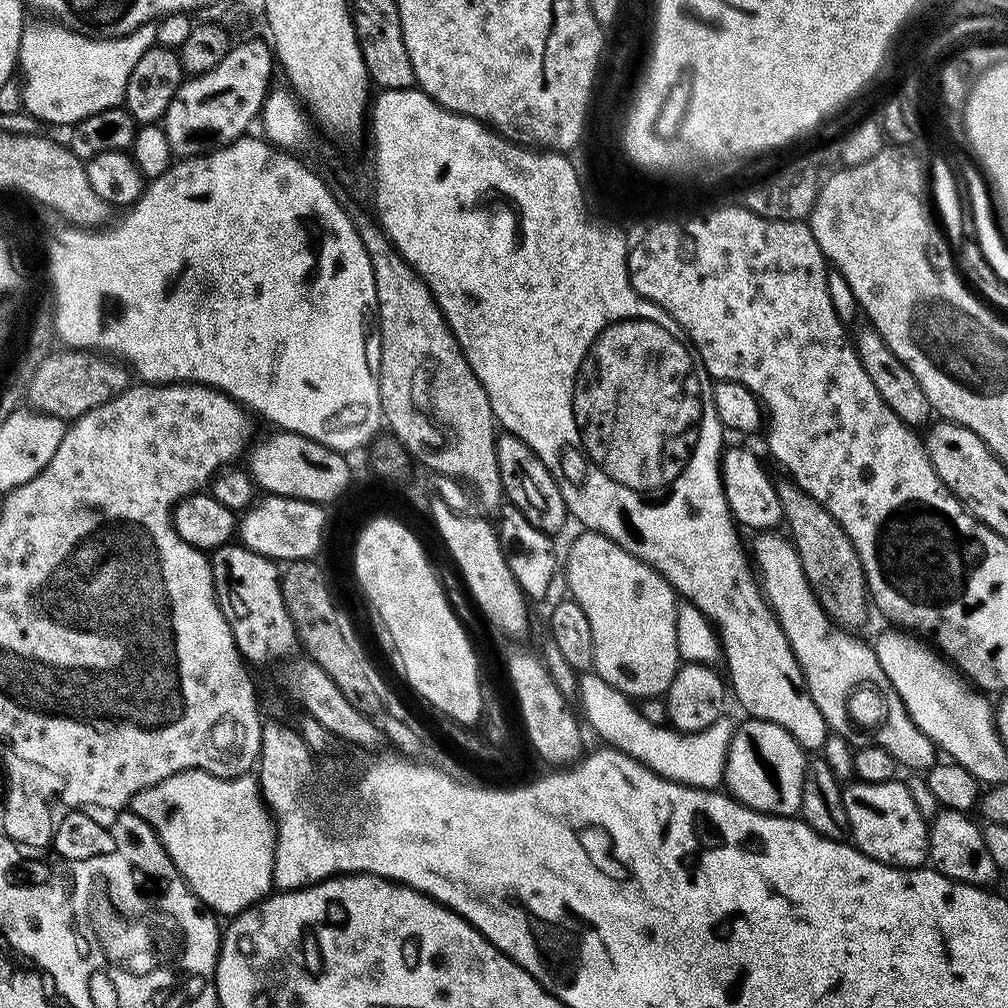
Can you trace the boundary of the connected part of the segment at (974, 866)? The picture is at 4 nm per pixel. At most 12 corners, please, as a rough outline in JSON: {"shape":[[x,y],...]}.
{"shape":[[941,807],[928,825],[931,867],[988,888],[998,869],[981,825]]}

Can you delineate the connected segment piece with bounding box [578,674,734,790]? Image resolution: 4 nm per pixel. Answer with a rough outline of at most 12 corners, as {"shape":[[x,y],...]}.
{"shape":[[601,676],[579,711],[605,745],[666,780],[716,790],[733,725],[678,732],[628,712]]}

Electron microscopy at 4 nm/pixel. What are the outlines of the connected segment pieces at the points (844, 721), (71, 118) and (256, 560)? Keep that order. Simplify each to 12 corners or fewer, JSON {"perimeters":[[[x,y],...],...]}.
{"perimeters":[[[793,545],[751,551],[827,729],[927,772],[938,749],[833,622]],[[155,23],[97,40],[25,25],[23,109],[74,126],[121,105]],[[211,553],[216,601],[245,661],[297,651],[277,561]]]}

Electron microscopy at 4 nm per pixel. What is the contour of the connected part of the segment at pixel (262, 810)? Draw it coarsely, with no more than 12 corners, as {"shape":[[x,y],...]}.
{"shape":[[189,768],[132,796],[217,917],[273,891],[255,775]]}

